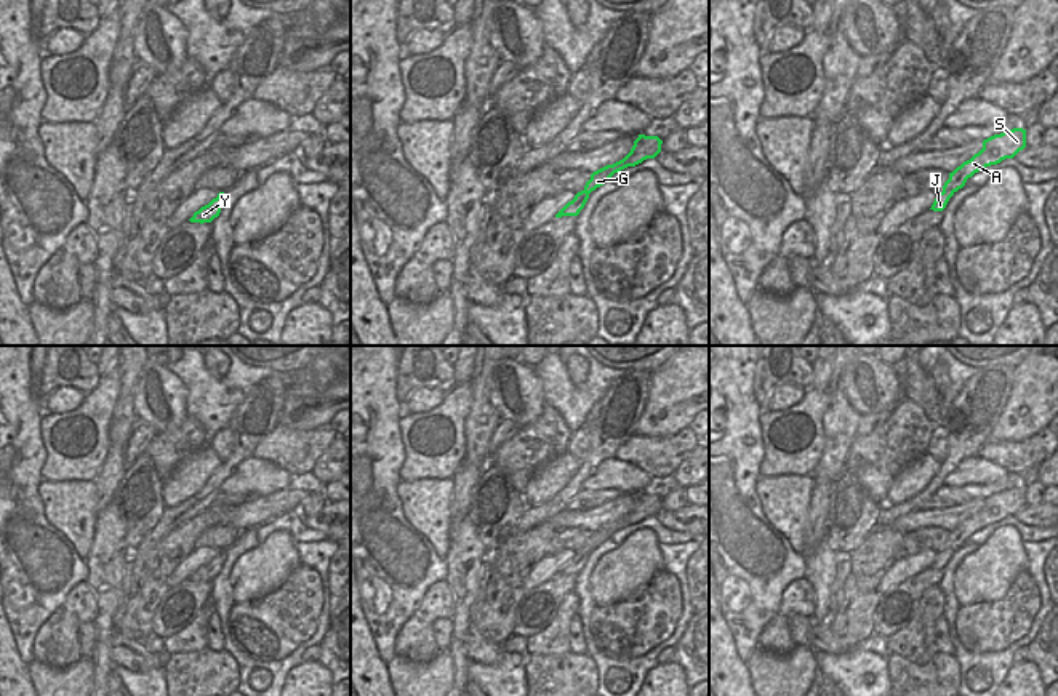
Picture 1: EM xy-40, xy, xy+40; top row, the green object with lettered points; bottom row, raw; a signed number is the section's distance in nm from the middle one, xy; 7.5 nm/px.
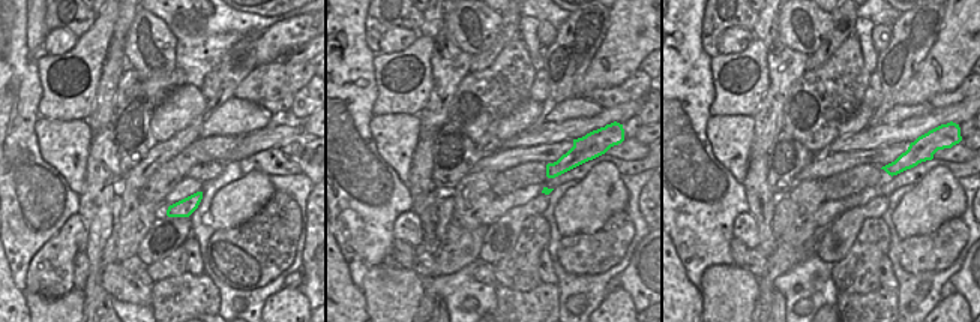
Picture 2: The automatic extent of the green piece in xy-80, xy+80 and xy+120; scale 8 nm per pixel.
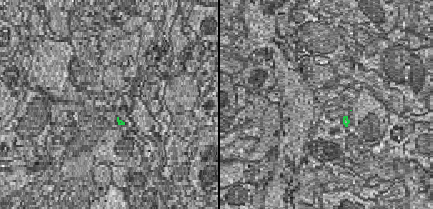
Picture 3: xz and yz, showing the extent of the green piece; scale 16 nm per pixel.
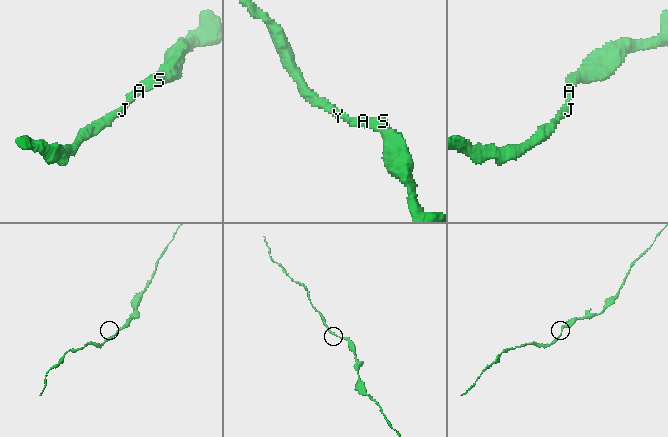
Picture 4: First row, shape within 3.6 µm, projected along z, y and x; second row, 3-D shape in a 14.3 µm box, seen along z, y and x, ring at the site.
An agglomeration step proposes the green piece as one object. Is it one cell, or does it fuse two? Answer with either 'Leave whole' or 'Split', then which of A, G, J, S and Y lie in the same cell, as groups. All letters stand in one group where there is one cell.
Leave whole. Groups: A G J S Y

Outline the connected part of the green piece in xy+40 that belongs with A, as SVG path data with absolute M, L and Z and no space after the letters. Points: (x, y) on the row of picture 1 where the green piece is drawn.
M1013 128L1000 134L994 134L983 141L983 149L970 160L964 162L944 182L943 190L936 194L936 198L930 210L943 211L949 198L965 186L967 179L986 166L997 165L1005 158L1013 158L1020 150L1026 147L1026 130Z

